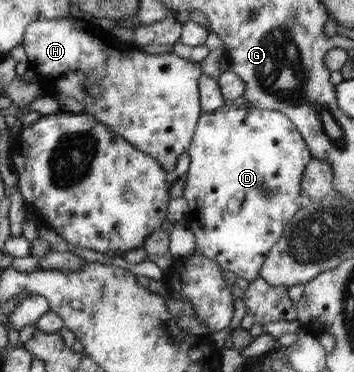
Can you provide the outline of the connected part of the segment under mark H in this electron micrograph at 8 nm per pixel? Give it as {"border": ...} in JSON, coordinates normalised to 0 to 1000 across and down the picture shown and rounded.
{"border":[[[116,48],[82,62],[62,113],[79,188],[93,188],[127,250],[155,263],[206,263],[234,280],[234,301],[370,382],[387,401],[438,422],[466,454],[492,462],[500,430],[525,417],[573,306],[565,277],[571,172],[500,142],[418,145],[370,116],[339,110],[314,86],[249,51]]]}

